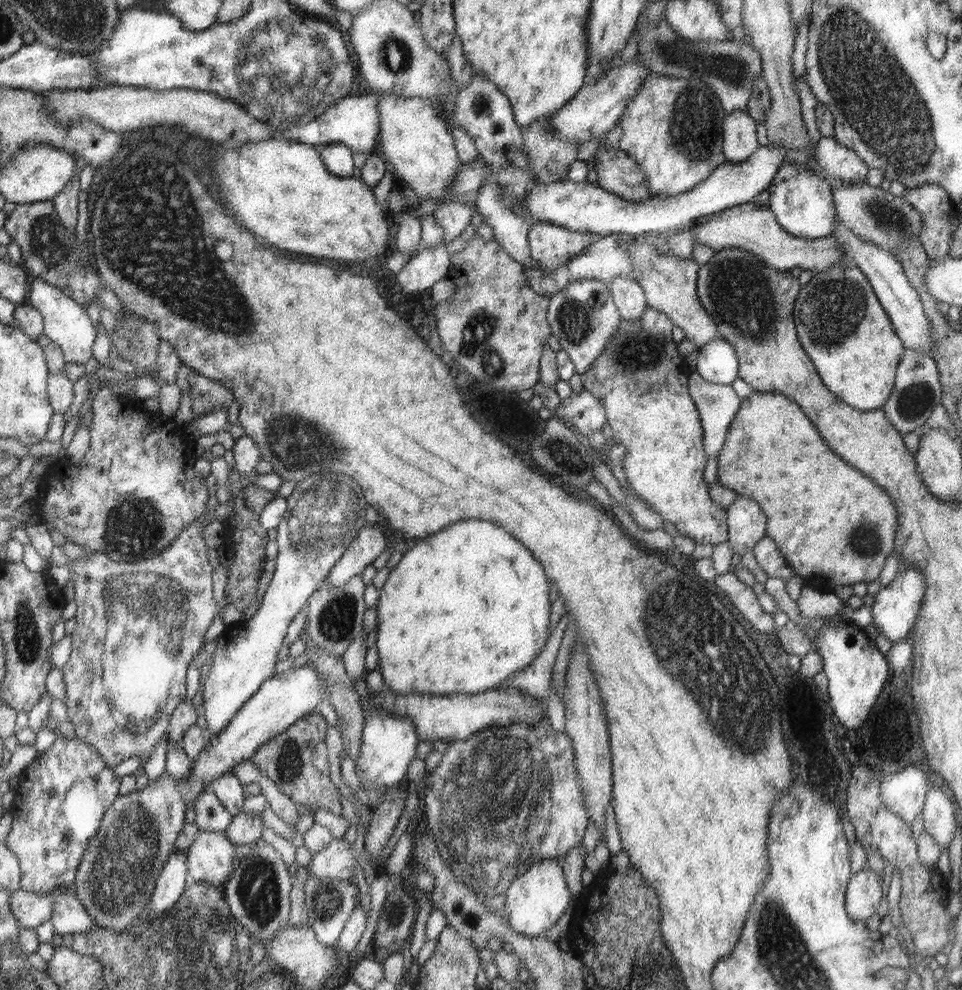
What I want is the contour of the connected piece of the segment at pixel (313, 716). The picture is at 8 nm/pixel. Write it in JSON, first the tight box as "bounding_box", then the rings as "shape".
{"bounding_box":[251,712,342,814],"shape":[[[310,712],[300,721],[294,722],[284,733],[278,734],[254,752],[251,758],[254,766],[266,773],[296,804],[300,813],[314,814],[317,809],[326,808],[333,814],[342,813],[340,792],[330,780],[330,768],[326,758],[326,716],[320,712]]]}

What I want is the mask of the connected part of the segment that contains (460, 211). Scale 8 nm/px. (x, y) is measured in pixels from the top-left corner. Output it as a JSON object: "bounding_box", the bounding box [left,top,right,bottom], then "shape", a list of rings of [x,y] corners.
{"bounding_box":[432,202,477,244],"shape":[[[442,202],[432,216],[444,228],[444,244],[454,240],[464,232],[466,226],[470,225],[472,214],[477,212],[475,205],[464,205],[464,203]]]}

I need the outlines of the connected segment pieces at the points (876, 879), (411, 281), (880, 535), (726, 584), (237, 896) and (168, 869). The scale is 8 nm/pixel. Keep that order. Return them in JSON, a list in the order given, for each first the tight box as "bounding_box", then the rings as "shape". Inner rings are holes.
[{"bounding_box":[845,865,883,921],"shape":[[[864,865],[850,878],[845,897],[846,911],[854,921],[864,921],[876,914],[882,898],[883,876],[872,867]]]},{"bounding_box":[396,246,450,294],"shape":[[[442,246],[424,247],[410,257],[396,275],[398,286],[408,294],[424,292],[444,280],[450,268],[450,256]]]},{"bounding_box":[717,391,900,592],"shape":[[[756,391],[742,399],[729,430],[722,452],[717,456],[718,481],[760,502],[760,508],[768,516],[766,536],[777,542],[785,561],[803,578],[804,584],[833,592],[840,584],[868,583],[880,576],[884,560],[896,544],[900,520],[897,506],[880,485],[848,466],[826,446],[800,404],[784,394]]]},{"bounding_box":[714,570,776,634],"shape":[[[734,570],[717,575],[714,582],[757,631],[761,634],[776,634],[774,614],[769,614],[761,608],[752,587],[746,586]]]},{"bounding_box":[222,841,293,941],"shape":[[[260,841],[255,844],[253,854],[240,857],[240,865],[234,868],[233,877],[222,888],[226,903],[232,908],[237,921],[262,941],[268,941],[274,933],[288,926],[289,893],[293,886],[289,867],[282,861],[272,844]]]},{"bounding_box":[142,851,188,922],"shape":[[[176,851],[161,870],[155,893],[149,902],[150,912],[143,916],[142,921],[152,922],[160,918],[180,901],[182,894],[188,888],[188,871],[188,856],[184,851]]]}]

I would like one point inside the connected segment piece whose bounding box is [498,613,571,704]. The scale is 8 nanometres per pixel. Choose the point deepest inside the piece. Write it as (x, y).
(535, 679)

